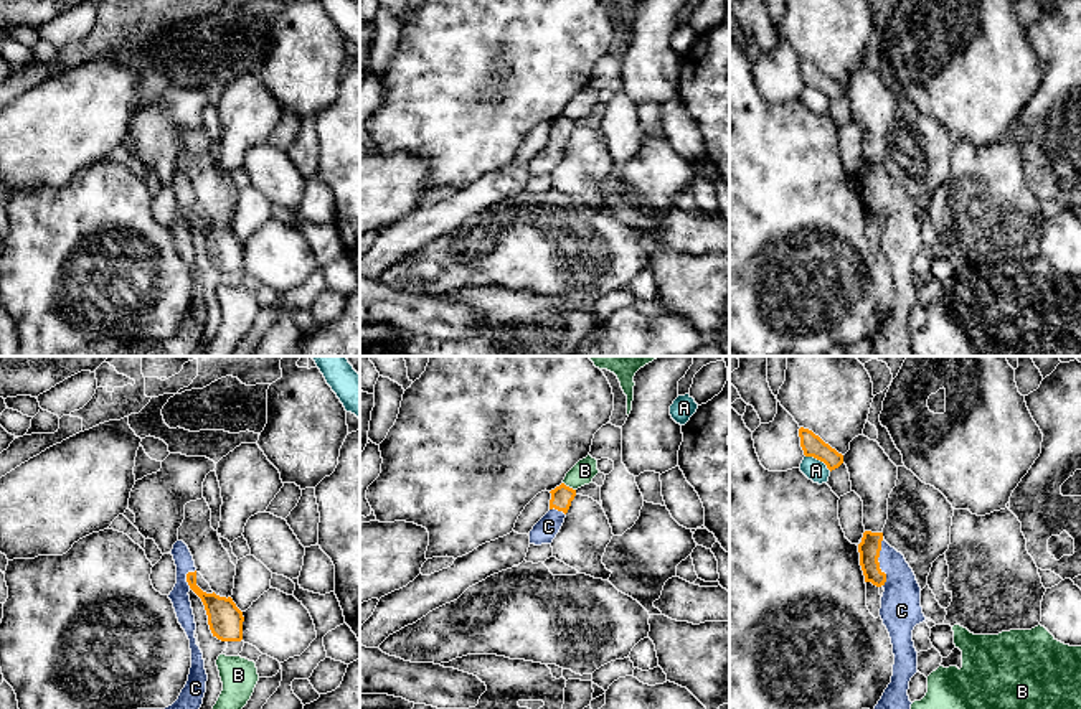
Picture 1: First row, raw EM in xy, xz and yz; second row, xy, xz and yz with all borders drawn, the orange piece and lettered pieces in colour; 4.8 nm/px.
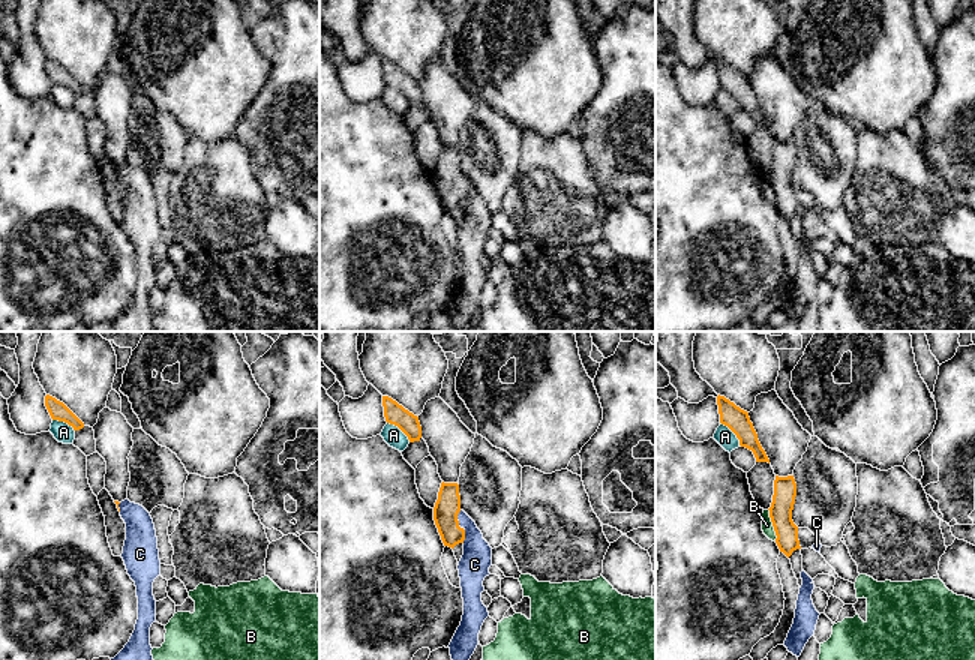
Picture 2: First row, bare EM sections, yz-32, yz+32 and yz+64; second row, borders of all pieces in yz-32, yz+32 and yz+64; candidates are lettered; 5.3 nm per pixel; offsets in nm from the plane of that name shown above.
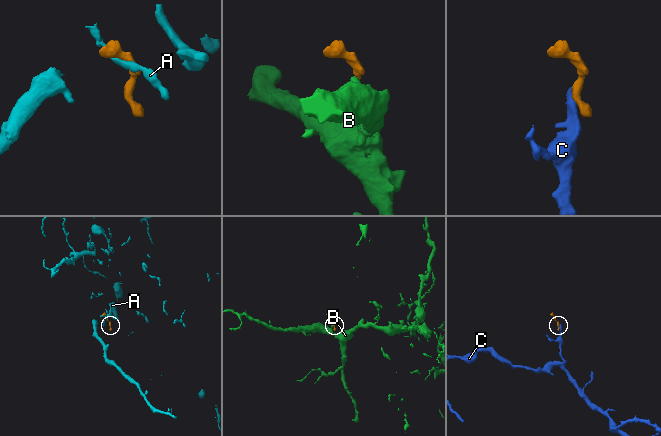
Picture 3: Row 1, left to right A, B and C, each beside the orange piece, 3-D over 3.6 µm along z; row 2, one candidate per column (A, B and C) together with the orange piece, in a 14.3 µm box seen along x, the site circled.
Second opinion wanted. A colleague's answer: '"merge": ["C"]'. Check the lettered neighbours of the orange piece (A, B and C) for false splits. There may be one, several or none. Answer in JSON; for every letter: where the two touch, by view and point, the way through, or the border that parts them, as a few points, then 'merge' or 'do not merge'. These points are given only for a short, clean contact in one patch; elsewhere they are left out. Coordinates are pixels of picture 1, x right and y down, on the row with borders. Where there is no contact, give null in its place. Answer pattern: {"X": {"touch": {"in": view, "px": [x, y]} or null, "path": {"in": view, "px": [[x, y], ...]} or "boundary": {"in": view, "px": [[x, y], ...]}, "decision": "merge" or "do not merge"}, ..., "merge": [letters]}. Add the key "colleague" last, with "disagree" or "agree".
{"A": {"touch": {"in": "yz", "px": [819, 459]}, "decision": "do not merge"}, "B": {"touch": {"in": "xz", "px": [568, 487]}, "boundary": {"in": "xz", "px": [[563, 482], [575, 490]]}, "decision": "do not merge"}, "C": {"touch": {"in": "yz", "px": [878, 563]}, "path": {"in": "yz", "px": [[870, 546], [878, 563], [900, 584], [901, 607]]}, "decision": "merge"}, "merge": ["C"], "colleague": "agree"}

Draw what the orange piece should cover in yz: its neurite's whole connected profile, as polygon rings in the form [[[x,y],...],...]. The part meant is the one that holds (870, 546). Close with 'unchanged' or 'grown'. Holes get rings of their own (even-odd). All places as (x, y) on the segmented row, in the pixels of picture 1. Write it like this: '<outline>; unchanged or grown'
[[[865,531],[858,552],[865,582],[885,589],[880,617],[890,633],[895,655],[891,683],[875,709],[911,709],[908,689],[918,673],[913,630],[926,622],[921,587],[904,556],[885,541],[883,533]]]; grown

